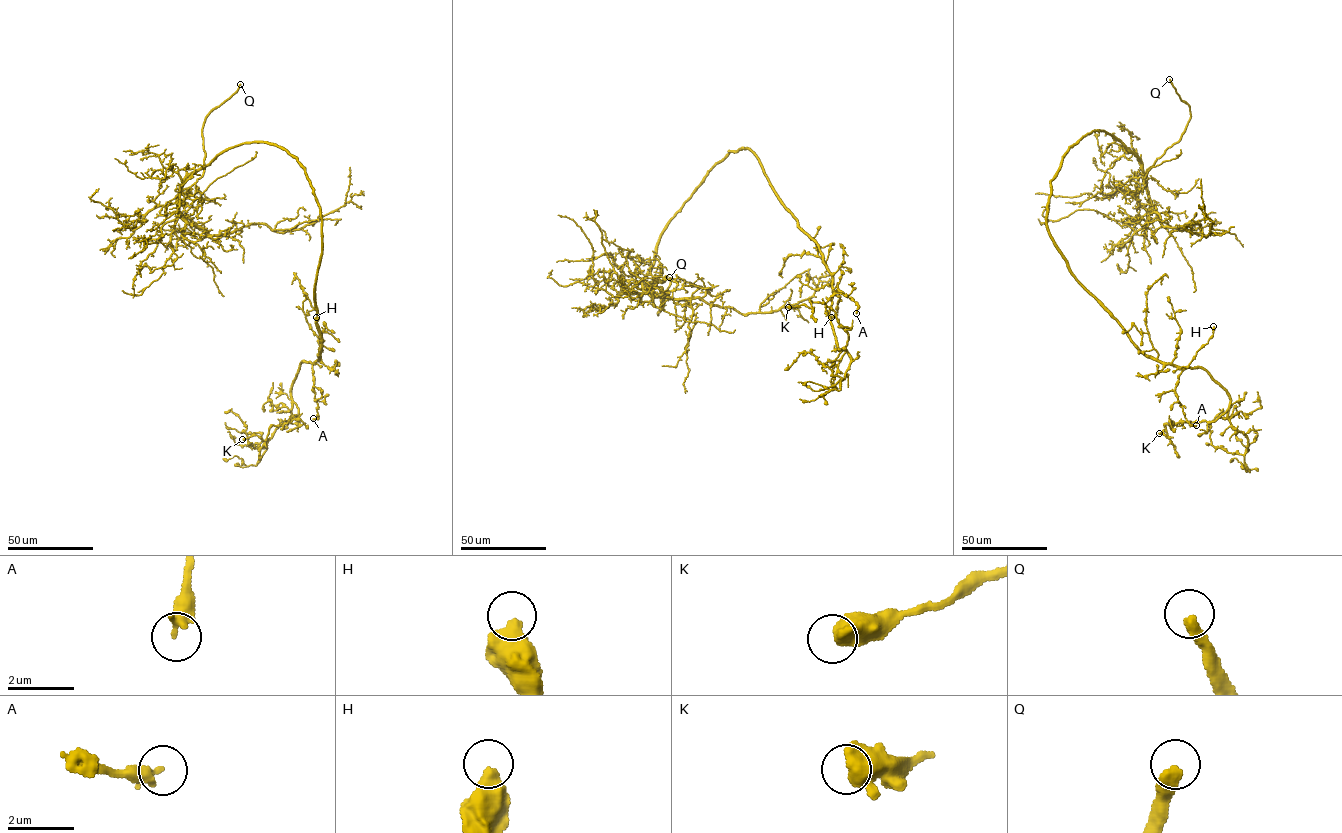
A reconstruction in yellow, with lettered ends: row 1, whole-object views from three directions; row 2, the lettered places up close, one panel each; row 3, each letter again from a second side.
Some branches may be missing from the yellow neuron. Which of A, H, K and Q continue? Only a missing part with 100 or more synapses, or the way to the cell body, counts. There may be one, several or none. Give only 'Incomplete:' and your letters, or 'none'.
Incomplete: Q

